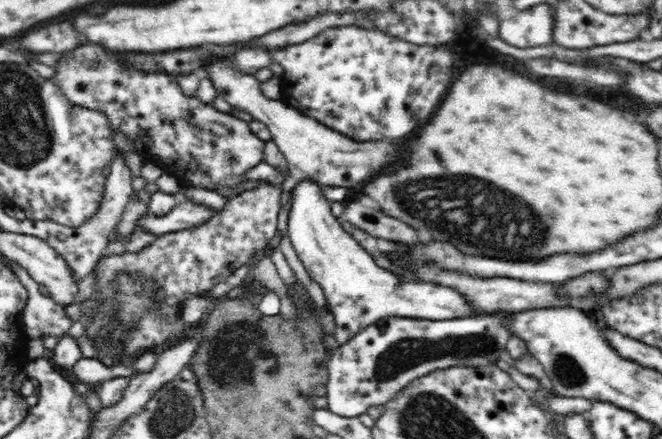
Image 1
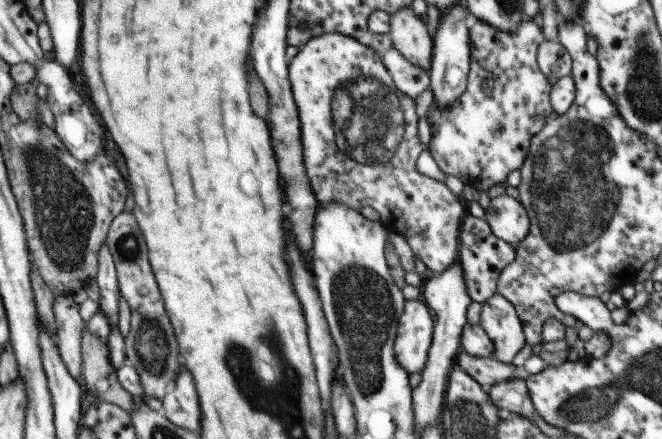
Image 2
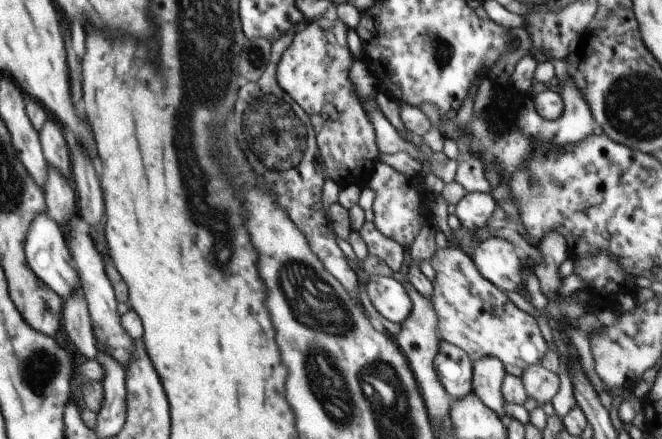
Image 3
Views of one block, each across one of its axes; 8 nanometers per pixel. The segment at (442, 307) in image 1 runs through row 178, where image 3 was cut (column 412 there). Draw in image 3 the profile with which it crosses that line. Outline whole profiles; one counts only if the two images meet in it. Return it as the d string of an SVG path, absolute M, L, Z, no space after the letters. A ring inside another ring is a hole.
M370 276L367 293L383 319L401 325L409 317L411 298L405 286L393 277Z

